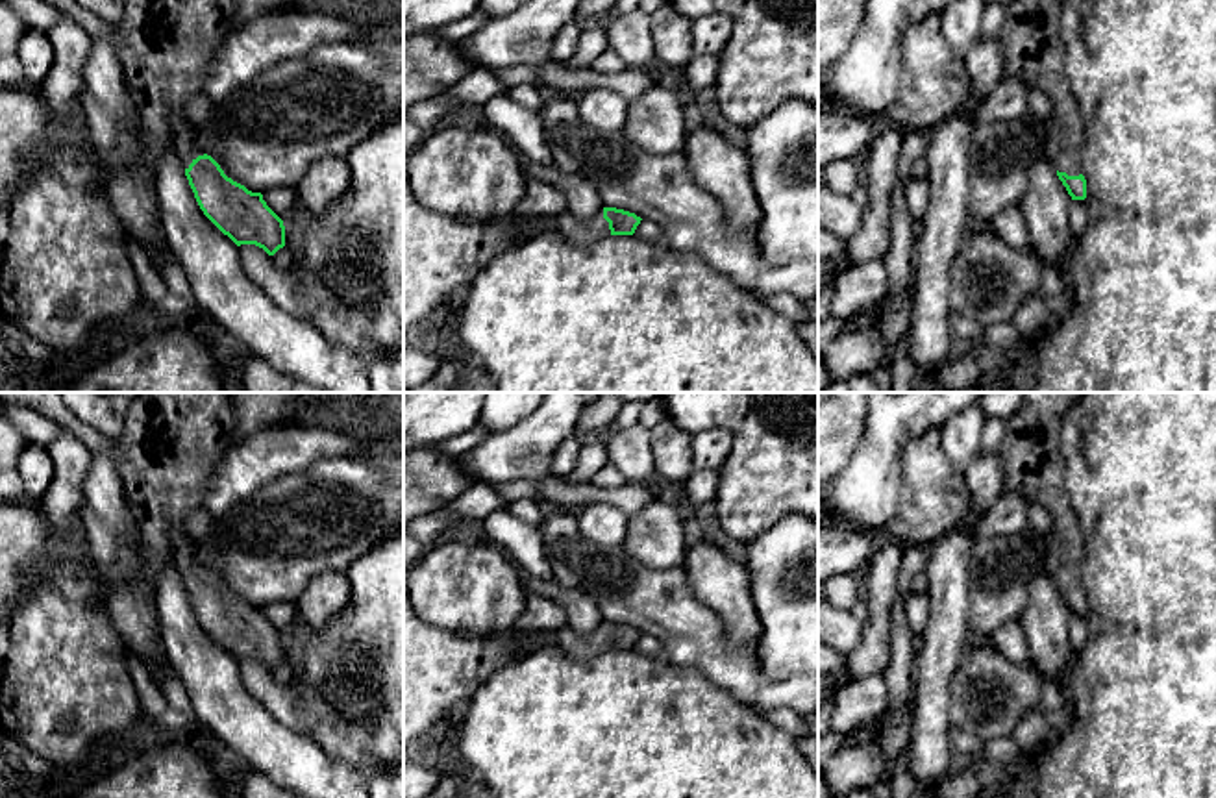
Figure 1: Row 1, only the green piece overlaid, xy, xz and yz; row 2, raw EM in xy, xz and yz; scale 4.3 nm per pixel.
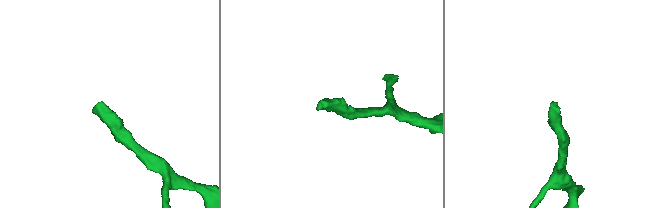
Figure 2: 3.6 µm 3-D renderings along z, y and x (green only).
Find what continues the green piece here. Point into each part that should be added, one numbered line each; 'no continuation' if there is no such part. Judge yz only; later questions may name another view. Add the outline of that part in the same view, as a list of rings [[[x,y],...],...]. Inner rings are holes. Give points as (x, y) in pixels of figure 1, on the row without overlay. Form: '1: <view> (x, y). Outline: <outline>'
1: yz (1031, 448). Outline: [[[1025,393],[1022,405],[1007,420],[1001,443],[1005,493],[1022,493],[1042,504],[1053,517],[1048,537],[1048,570],[1059,587],[1083,589],[1085,541],[1070,493],[1061,444],[1066,411],[1083,393]]]

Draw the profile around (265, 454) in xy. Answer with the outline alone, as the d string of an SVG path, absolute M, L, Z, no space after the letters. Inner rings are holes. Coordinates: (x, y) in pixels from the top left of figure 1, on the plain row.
M311 424L255 430L220 455L207 478L202 507L220 518L285 474L296 474L324 457L363 457L372 444L372 435Z

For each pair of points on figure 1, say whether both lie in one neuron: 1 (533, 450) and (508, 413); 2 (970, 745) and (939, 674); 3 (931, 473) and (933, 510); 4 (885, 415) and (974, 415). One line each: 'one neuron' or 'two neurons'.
1: two neurons
2: two neurons
3: one neuron
4: two neurons

